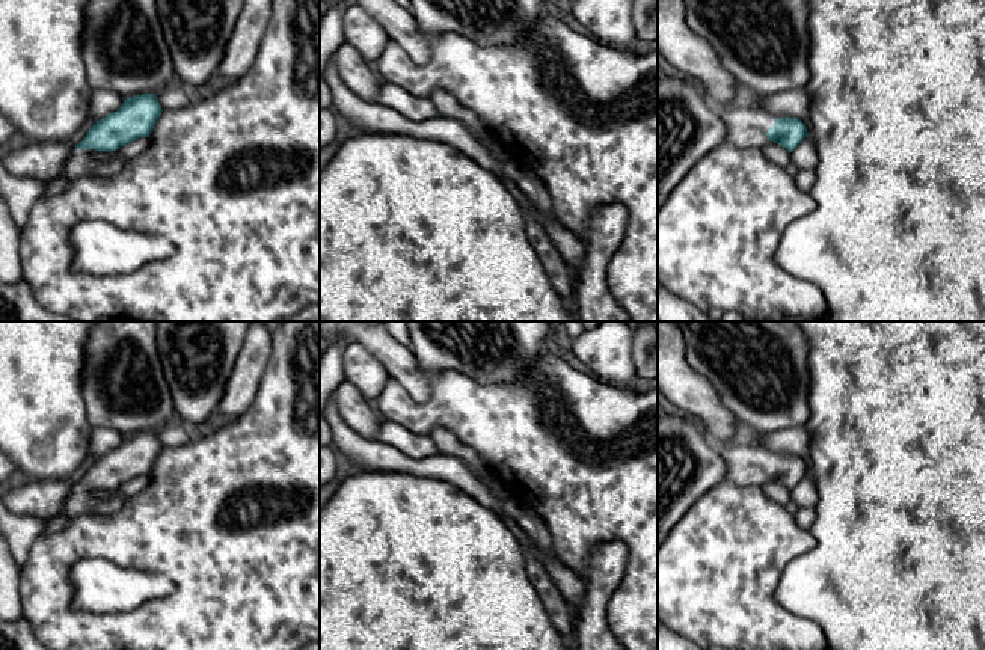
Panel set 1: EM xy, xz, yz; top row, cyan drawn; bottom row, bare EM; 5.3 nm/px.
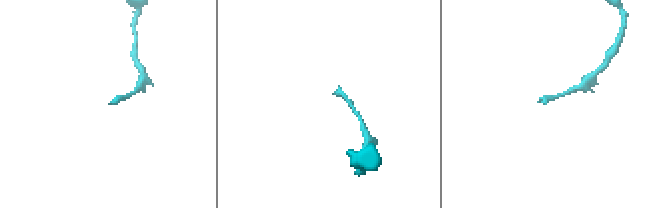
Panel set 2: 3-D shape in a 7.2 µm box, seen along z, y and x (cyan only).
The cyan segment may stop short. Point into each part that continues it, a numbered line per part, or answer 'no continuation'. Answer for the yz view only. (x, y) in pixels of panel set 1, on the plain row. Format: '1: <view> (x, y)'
1: yz (745, 462)

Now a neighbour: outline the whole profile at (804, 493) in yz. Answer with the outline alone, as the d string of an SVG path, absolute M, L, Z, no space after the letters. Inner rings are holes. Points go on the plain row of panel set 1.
M810 474L804 475L802 480L790 490L790 499L793 499L799 508L816 508L818 487Z

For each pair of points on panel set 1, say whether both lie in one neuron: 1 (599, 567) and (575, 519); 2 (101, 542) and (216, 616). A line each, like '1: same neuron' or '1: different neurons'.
1: different neurons
2: same neuron

